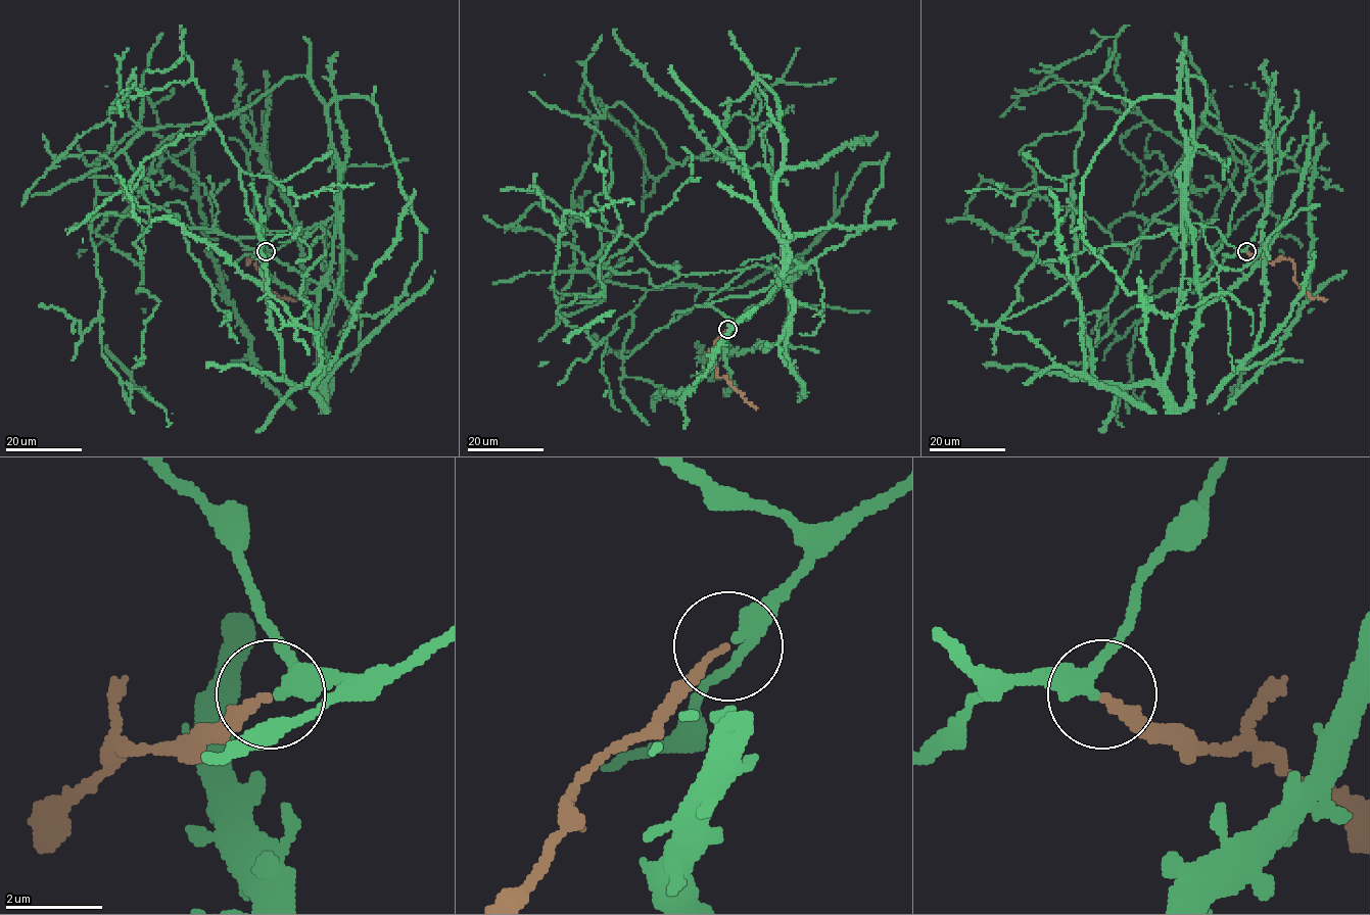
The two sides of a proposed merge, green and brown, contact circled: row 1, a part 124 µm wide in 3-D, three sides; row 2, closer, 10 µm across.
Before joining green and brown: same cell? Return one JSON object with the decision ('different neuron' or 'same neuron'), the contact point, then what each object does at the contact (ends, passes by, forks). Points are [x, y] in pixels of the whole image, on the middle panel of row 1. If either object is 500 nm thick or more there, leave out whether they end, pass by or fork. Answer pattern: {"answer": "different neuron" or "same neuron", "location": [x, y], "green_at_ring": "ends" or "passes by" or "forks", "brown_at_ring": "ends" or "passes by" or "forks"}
{"answer": "same neuron", "location": [727, 329], "green_at_ring": "passes by", "brown_at_ring": "ends"}

